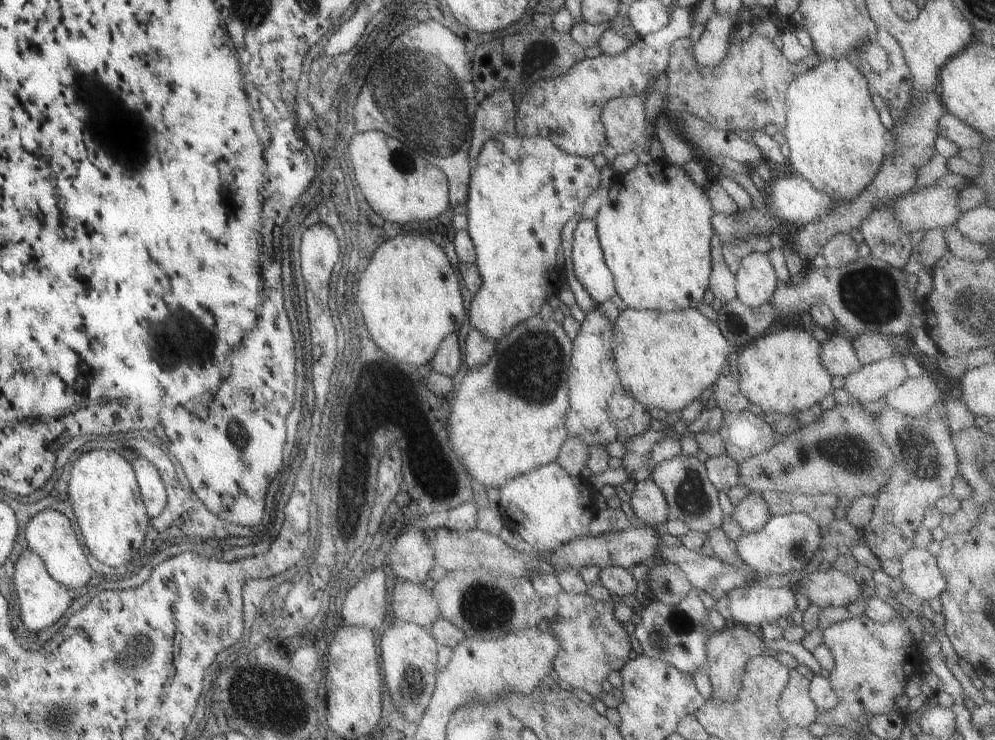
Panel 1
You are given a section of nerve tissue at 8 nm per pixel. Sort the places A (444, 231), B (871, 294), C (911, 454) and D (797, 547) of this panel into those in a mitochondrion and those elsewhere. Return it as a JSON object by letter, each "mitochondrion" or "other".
{"A":"other","B":"mitochondrion","C":"mitochondrion","D":"mitochondrion"}

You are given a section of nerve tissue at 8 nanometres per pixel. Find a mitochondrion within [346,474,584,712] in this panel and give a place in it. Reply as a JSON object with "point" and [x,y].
{"point":[489,606]}

